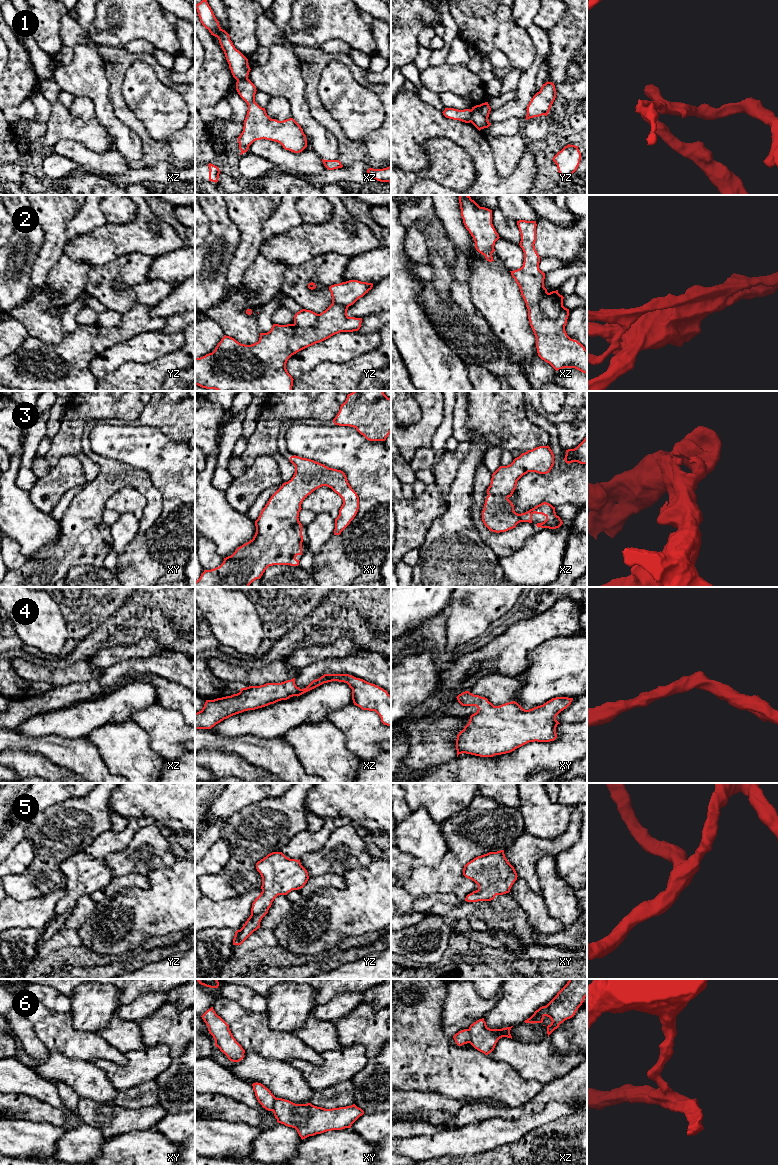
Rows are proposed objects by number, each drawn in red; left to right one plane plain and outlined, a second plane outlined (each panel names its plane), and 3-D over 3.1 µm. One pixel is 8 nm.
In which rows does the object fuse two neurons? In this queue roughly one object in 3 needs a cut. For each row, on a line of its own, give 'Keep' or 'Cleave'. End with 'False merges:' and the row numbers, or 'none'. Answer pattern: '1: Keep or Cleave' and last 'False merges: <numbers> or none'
1: Cleave
2: Cleave
3: Keep
4: Keep
5: Keep
6: Cleave
False merges: 1, 2, 6

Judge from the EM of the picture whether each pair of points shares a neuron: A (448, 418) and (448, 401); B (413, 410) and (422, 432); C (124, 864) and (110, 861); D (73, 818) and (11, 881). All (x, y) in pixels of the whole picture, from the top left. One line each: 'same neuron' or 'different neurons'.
A: same neuron
B: different neurons
C: same neuron
D: same neuron

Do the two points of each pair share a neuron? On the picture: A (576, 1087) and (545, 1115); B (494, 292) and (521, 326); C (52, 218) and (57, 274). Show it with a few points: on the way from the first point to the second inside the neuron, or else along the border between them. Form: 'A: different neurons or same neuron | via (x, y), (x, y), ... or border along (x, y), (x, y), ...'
A: different neurons | border along (576, 1102), (551, 1101), (540, 1112)
B: same neuron | via (499, 300), (504, 309), (513, 318)
C: different neurons | border along (62, 252), (44, 283)

